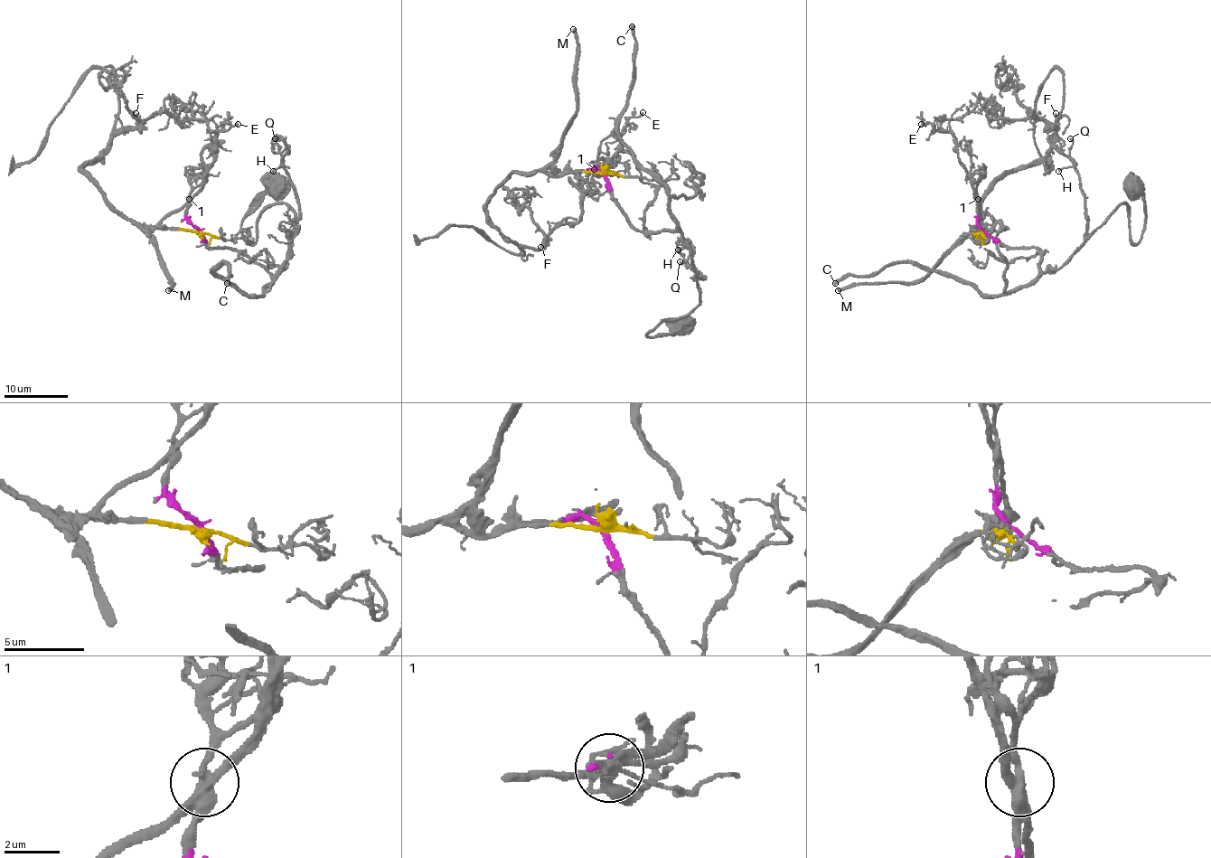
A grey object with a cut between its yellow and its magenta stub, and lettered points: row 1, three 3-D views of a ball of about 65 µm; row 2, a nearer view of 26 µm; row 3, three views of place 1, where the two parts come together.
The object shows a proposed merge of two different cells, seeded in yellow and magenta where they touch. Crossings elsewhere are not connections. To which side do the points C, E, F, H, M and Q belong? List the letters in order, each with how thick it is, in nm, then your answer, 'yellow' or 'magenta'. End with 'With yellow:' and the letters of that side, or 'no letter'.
C: 320 nm thick; magenta
E: 170 nm thick; yellow
F: 170 nm thick; yellow
H: 100 nm thick; magenta
M: 320 nm thick; yellow
Q: 200 nm thick; magenta
With yellow: E, F, M

